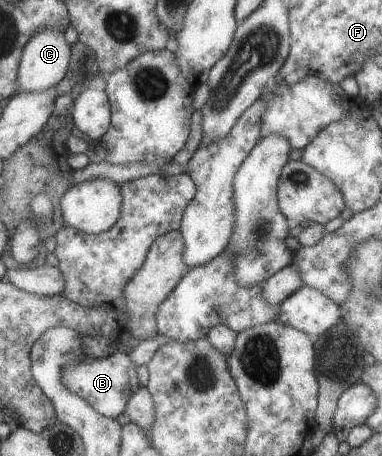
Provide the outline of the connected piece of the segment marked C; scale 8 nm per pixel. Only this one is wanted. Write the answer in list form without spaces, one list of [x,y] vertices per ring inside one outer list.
[[[47,26],[39,30],[26,45],[19,72],[19,85],[23,92],[44,92],[63,81],[70,68],[72,45],[65,37],[65,30]]]

